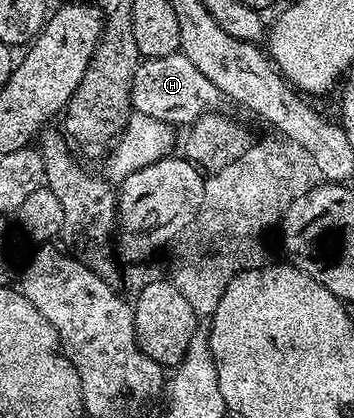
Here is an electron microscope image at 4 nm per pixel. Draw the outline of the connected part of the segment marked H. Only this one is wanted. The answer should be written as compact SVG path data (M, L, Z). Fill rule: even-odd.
M181 52L172 56L143 59L135 72L130 94L135 113L152 116L171 126L193 125L204 114L215 113L226 98L220 88Z

